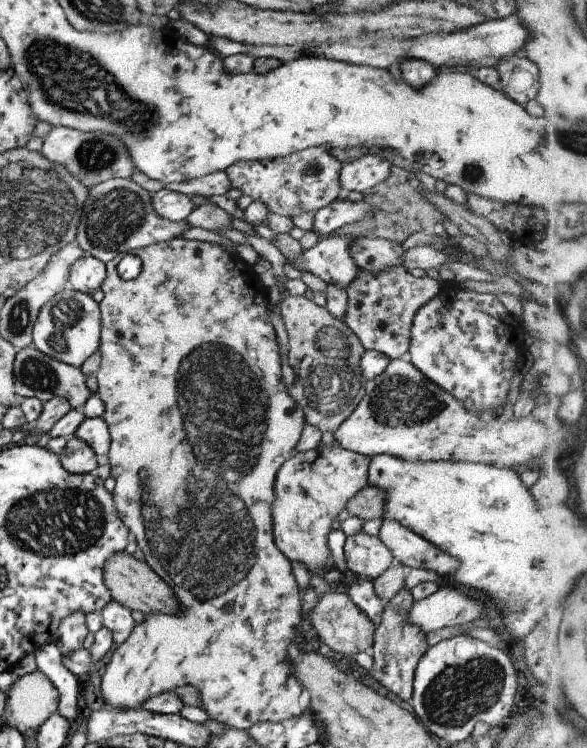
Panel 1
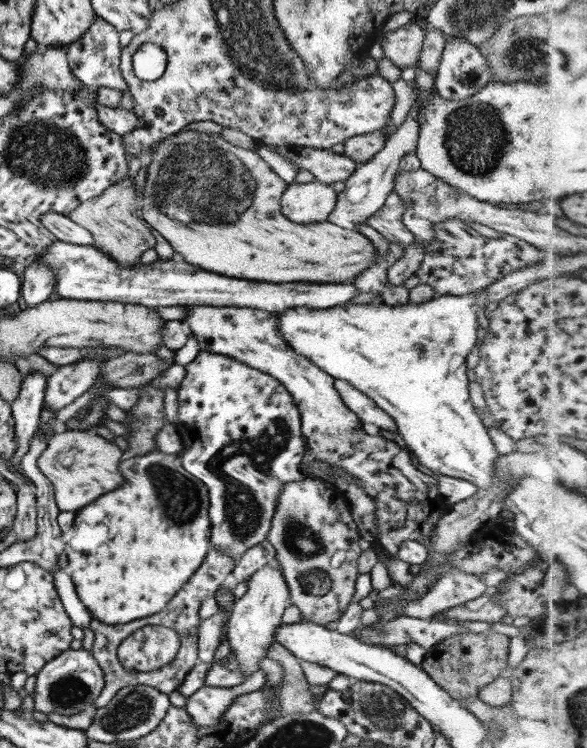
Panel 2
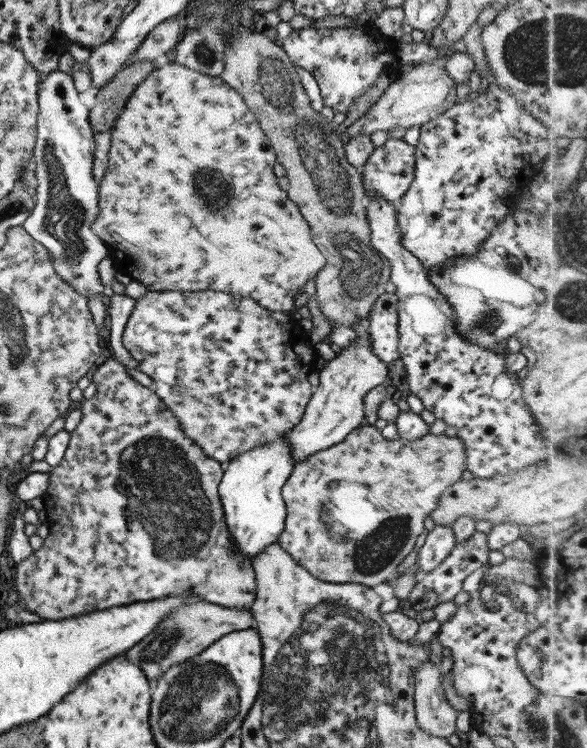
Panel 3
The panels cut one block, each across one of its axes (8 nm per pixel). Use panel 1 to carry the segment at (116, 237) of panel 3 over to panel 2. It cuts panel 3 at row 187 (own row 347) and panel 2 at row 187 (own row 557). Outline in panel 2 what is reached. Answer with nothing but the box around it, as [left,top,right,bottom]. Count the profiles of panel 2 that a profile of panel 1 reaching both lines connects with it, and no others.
[141,126,377,284]

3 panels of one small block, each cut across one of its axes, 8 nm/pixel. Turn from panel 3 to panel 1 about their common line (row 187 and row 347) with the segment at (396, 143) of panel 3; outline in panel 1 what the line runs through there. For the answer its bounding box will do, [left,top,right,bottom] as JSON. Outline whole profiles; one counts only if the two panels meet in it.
[341,266,440,360]

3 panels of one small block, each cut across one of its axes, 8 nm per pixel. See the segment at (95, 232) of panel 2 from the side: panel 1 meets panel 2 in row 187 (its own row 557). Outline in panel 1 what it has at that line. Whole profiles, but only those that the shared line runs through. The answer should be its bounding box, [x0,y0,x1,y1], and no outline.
[103,550,179,615]

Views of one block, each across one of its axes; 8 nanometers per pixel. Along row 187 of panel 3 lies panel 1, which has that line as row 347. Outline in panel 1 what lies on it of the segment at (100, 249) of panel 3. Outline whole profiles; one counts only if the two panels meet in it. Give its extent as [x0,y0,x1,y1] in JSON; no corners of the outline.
[32,287,101,368]

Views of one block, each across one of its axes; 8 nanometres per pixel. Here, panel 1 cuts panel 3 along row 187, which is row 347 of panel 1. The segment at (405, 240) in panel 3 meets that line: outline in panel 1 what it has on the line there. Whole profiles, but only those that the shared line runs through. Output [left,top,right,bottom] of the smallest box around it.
[406,282,537,418]

